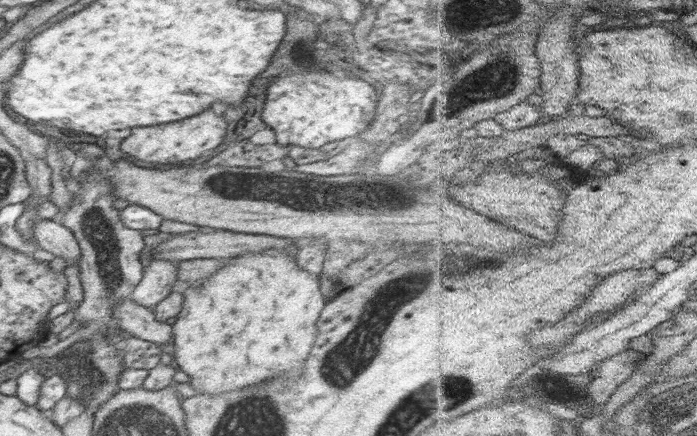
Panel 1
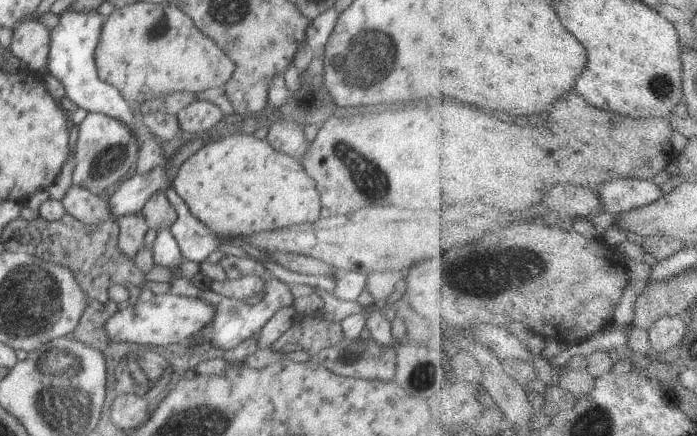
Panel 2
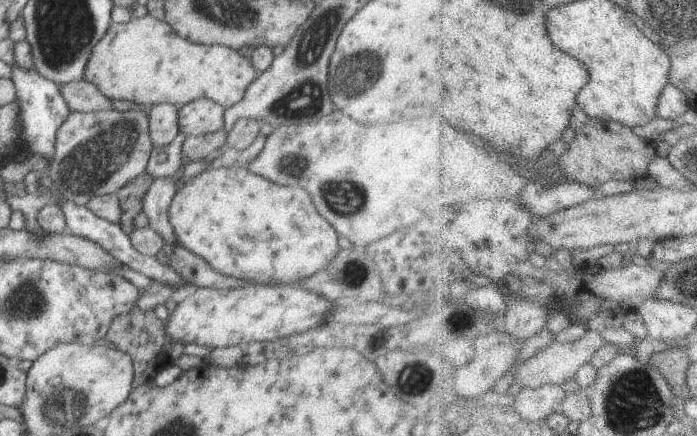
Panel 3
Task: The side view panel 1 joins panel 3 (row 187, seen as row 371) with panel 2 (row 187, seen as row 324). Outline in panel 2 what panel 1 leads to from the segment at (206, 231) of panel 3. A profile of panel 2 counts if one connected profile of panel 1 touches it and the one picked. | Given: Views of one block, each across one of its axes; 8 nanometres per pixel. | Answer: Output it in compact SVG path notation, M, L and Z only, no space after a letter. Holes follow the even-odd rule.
M235 134L212 143L207 142L198 153L190 156L180 166L171 186L190 213L214 235L250 236L262 230L274 231L276 228L306 225L316 222L322 210L321 195L316 184L300 162L276 152L265 139L256 140L254 134Z

